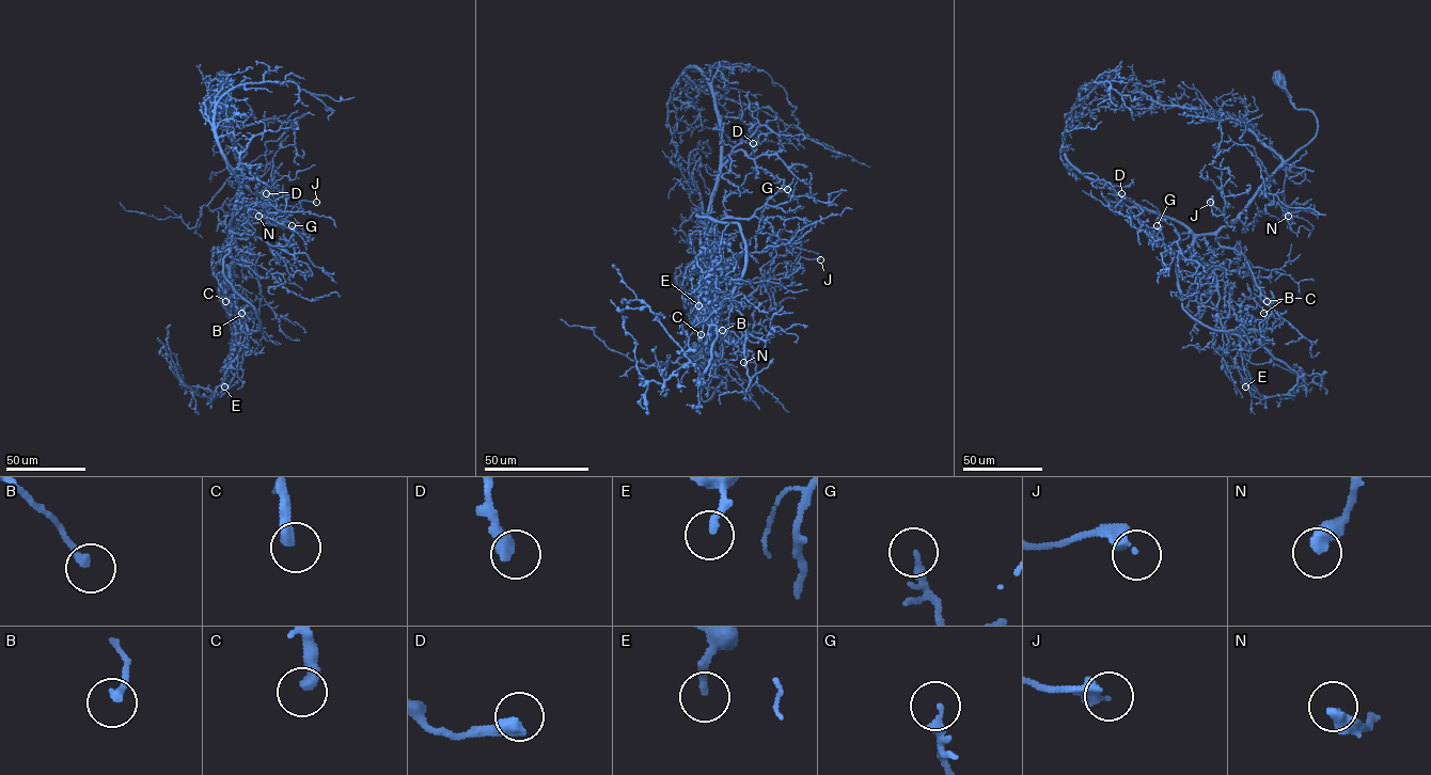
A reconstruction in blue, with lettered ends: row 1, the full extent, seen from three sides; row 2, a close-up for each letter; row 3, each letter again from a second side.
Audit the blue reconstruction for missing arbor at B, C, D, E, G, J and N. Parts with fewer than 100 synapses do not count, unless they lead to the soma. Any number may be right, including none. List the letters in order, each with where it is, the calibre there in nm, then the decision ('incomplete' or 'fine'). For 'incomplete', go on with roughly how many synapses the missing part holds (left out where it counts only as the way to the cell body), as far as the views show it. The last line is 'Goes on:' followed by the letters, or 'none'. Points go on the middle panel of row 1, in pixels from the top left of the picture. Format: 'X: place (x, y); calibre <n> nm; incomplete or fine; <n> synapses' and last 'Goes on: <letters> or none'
B: place (722, 330); calibre 240 nm; fine
C: place (701, 334); calibre 360 nm; fine
D: place (753, 143); calibre 440 nm; fine
E: place (698, 305); calibre 220 nm; fine
G: place (787, 189); calibre 280 nm; fine
J: place (820, 259); calibre 360 nm; fine
N: place (743, 362); calibre 440 nm; fine
Goes on: none

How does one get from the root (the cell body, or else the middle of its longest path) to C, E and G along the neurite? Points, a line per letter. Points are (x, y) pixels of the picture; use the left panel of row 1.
C: (222, 80), (229, 128), (246, 152), (231, 220), (233, 271), (222, 280), (225, 301)
E: (222, 80), (229, 128), (246, 152), (230, 232), (232, 302), (242, 329), (239, 352), (224, 369), (224, 386)
G: (222, 80), (219, 89), (229, 107), (229, 128), (246, 152), (230, 234), (254, 235), (294, 254), (292, 225)

